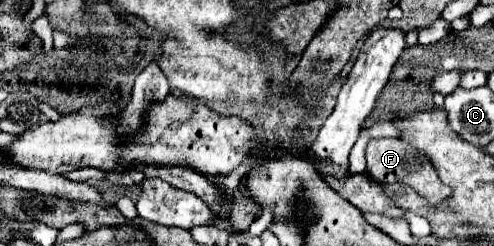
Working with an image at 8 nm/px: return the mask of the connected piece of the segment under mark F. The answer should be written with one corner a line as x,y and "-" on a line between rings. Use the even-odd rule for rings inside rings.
389,137
371,139
367,143
365,157
367,157
367,173
379,183
395,183
395,181
405,183
405,185
413,187
421,197
431,201
431,205
439,205
445,199
449,199
449,195
451,195
449,191
443,189
443,183
439,181
437,171
429,163
429,159
425,159
425,155
421,155
421,151
417,151
411,143
405,143
403,139
389,139

